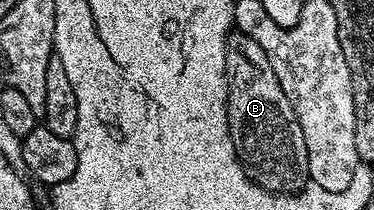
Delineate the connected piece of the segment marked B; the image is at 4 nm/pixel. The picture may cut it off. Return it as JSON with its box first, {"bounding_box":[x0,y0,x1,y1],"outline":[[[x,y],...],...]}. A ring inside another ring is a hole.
{"bounding_box":[227,30,309,194],"outline":[[[238,30],[232,31],[227,38],[227,125],[240,164],[260,189],[276,194],[295,194],[303,183],[308,183],[309,158],[305,150],[305,134],[301,134],[297,114],[289,98],[285,98],[285,90],[281,90],[275,68],[265,50],[261,50],[253,37]]]}

